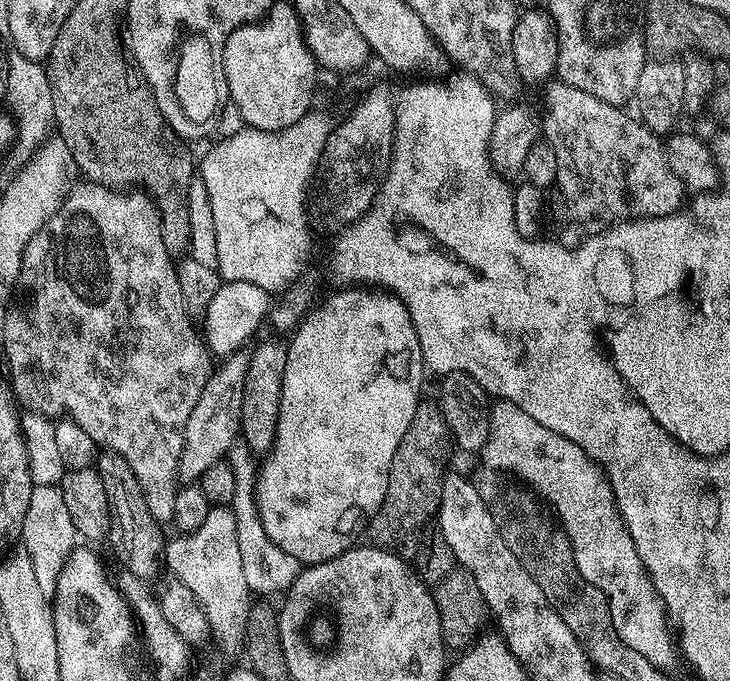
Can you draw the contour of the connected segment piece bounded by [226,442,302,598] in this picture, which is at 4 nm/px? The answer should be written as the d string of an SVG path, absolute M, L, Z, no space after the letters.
M237 442L230 446L226 459L236 475L234 498L230 507L234 514L234 522L238 526L238 551L242 553L242 571L248 591L260 598L272 598L275 592L283 594L298 578L302 565L298 562L298 558L294 558L294 554L286 554L282 546L274 546L274 542L270 542L270 534L266 534L266 526L262 526L256 501L258 468L256 464L252 465L254 463L252 453L244 443Z

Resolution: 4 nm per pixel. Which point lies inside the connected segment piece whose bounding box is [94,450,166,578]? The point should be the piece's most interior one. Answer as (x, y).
(135, 535)

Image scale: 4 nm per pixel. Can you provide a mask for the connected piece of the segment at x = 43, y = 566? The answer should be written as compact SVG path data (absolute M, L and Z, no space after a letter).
M35 485L30 494L30 506L26 506L26 518L20 527L18 537L22 542L22 550L30 558L34 566L34 575L42 594L49 598L56 595L56 583L66 566L72 549L77 547L78 533L74 526L74 518L70 518L70 510L66 510L66 502L62 498L59 486Z

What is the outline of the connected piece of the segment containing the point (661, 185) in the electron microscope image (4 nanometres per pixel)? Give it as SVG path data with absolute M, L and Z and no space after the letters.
M552 82L548 88L548 113L542 116L542 136L558 158L558 174L554 185L560 191L560 205L550 220L556 223L559 247L579 248L583 240L590 240L600 232L611 230L616 224L643 222L650 218L674 216L681 211L686 189L684 183L670 170L668 153L661 137L641 124L623 107L607 104L594 94L586 94L569 84Z

